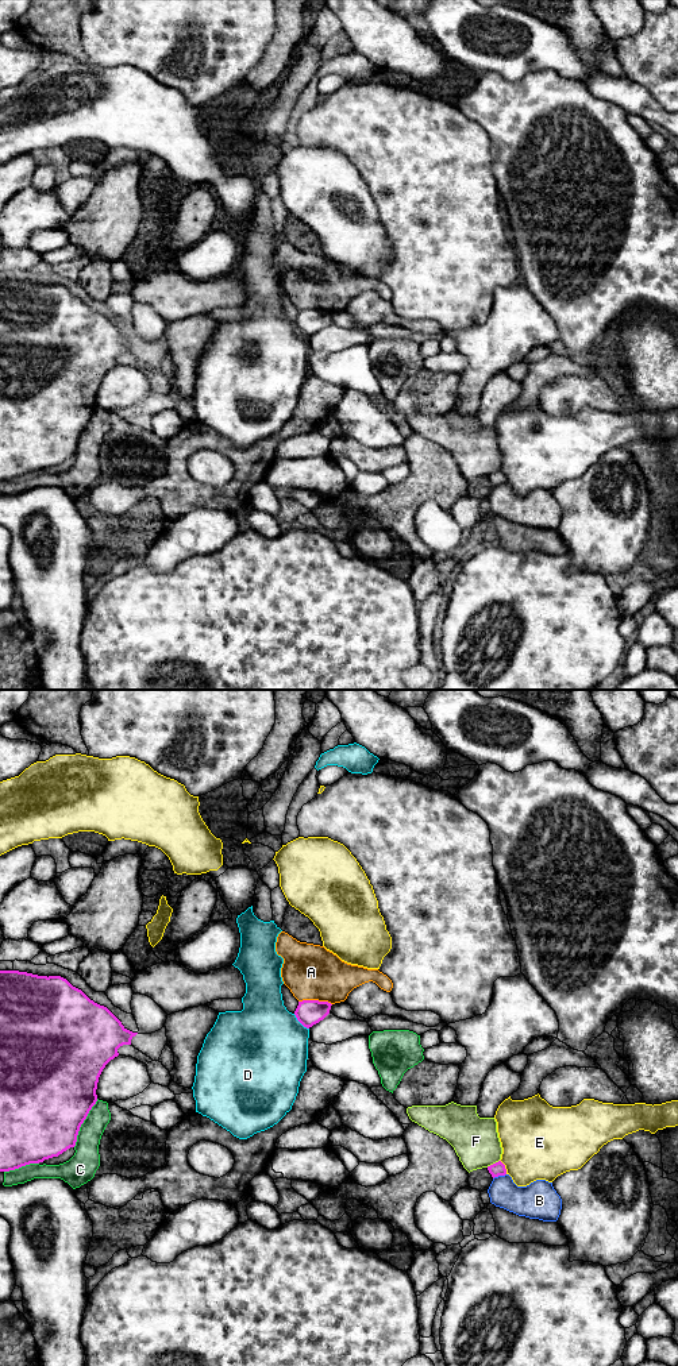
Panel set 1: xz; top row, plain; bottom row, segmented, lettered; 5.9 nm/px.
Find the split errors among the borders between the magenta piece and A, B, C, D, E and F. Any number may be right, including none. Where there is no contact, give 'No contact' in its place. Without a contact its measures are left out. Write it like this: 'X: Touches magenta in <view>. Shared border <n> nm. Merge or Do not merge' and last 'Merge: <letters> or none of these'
A: Touches magenta in xz. Shared border 200 nm. Do not merge
B: Touches magenta in xz. Shared border 90 nm. Do not merge
C: Touches magenta in xz. Shared border 320 nm. Do not merge
D: Touches magenta in xz. Shared border 130 nm. Do not merge
E: Touches magenta in xz. Shared border 100 nm. Do not merge
F: Touches magenta in xz. Shared border 90 nm. Do not merge
Merge: none of these

